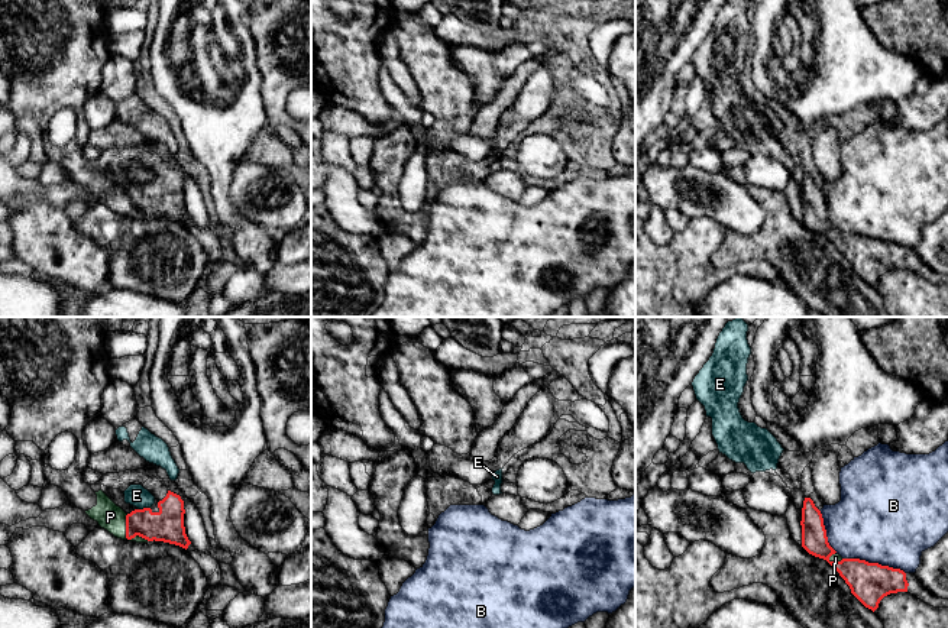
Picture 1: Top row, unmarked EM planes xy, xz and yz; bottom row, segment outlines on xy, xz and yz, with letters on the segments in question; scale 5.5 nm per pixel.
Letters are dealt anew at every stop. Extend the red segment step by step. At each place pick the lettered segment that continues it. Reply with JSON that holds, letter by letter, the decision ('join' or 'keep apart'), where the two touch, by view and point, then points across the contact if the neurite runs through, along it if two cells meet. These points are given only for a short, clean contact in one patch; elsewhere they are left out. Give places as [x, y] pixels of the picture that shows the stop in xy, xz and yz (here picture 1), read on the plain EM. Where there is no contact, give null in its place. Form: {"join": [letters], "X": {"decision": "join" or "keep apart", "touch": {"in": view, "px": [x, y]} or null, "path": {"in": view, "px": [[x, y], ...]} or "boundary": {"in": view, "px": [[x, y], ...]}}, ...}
{"join": ["P"], "B": {"decision": "keep apart", "touch": {"in": "yz", "px": [874, 239]}}, "E": {"decision": "keep apart", "touch": {"in": "xy", "px": [144, 184]}, "boundary": {"in": "xy", "px": [[149, 183], [139, 185]]}}, "P": {"decision": "join", "touch": {"in": "xy", "px": [126, 213]}}}

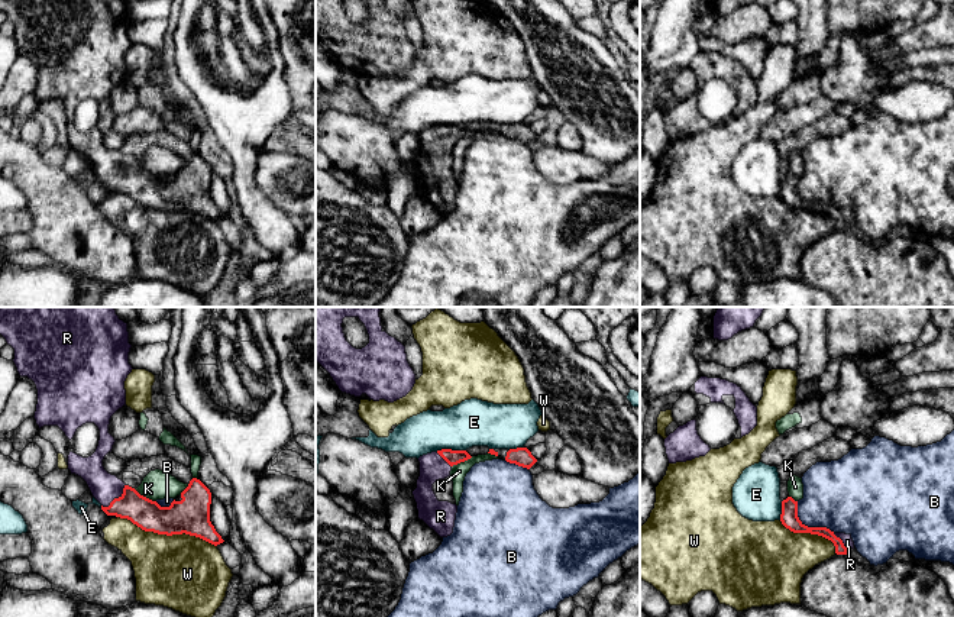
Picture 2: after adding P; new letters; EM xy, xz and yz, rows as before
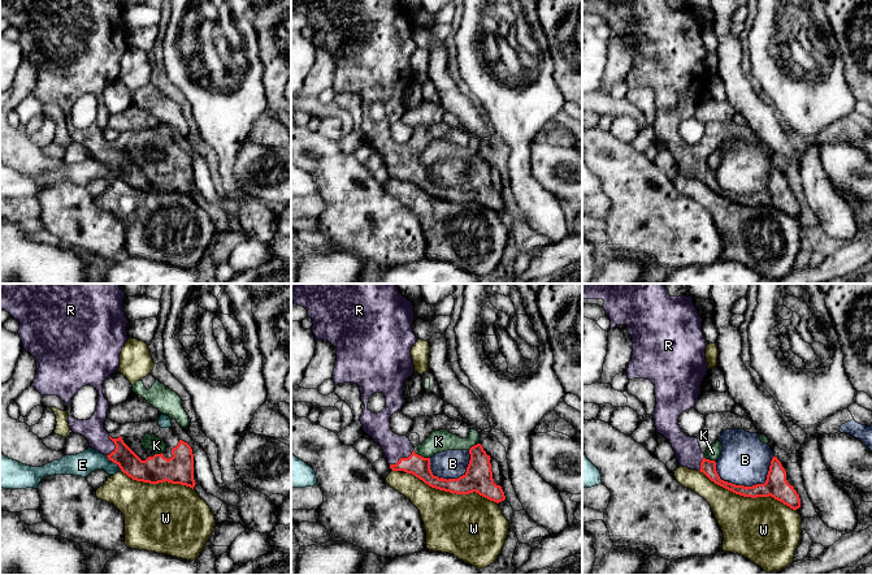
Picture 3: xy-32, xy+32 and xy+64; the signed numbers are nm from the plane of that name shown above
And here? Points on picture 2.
{"join": ["R"], "B": {"decision": "keep apart", "touch": {"in": "yz", "px": [807, 202]}}, "E": {"decision": "keep apart", "touch": {"in": "xz", "px": [450, 125]}, "boundary": {"in": "xz", "px": [[465, 125], [436, 126]]}}, "K": {"decision": "keep apart", "touch": {"in": "xy", "px": [145, 173]}, "boundary": {"in": "xy", "px": [[133, 164], [155, 177]]}}, "R": {"decision": "join", "touch": {"in": "xy", "px": [116, 174]}}, "W": {"decision": "keep apart", "touch": {"in": "xy", "px": [167, 210]}}}

